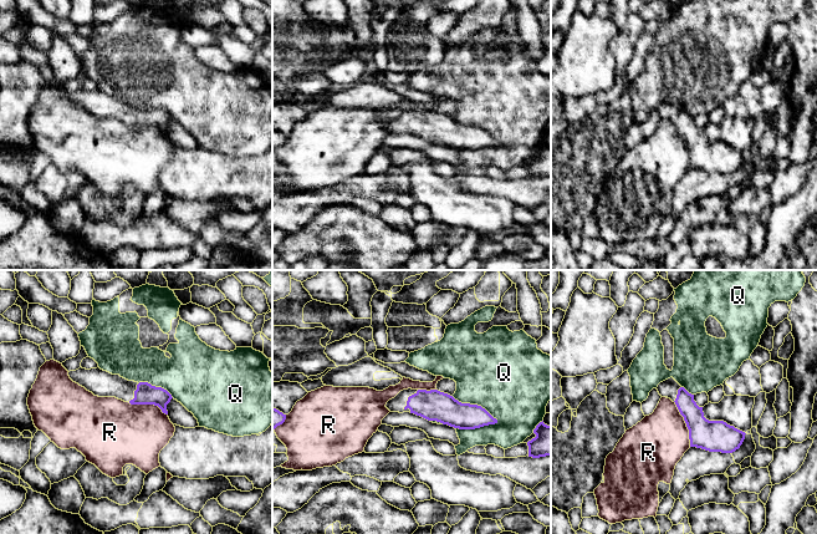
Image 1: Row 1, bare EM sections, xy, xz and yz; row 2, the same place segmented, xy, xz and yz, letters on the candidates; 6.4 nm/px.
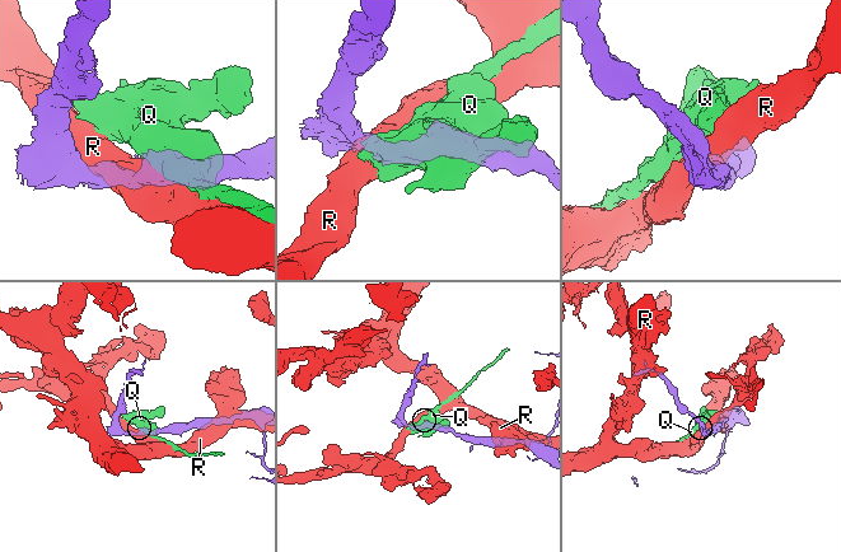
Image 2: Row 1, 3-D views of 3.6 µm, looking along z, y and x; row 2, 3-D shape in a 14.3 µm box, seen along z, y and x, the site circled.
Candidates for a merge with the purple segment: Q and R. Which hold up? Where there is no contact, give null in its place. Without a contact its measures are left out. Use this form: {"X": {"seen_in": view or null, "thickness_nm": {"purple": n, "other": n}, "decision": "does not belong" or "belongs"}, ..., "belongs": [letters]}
{"Q": {"seen_in": "xz", "thickness_nm": {"purple": 190, "other": 480}, "decision": "does not belong"}, "R": {"seen_in": "yz", "thickness_nm": {"purple": 200, "other": 360}, "decision": "does not belong"}, "belongs": []}

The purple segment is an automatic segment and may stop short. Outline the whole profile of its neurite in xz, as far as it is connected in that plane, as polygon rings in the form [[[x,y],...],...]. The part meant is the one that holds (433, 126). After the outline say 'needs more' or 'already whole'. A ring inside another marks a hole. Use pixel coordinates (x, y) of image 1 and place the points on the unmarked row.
[[[403,111],[389,121],[385,128],[390,133],[410,133],[459,151],[475,151],[497,144],[481,127],[461,124],[438,111]]]; needs more

